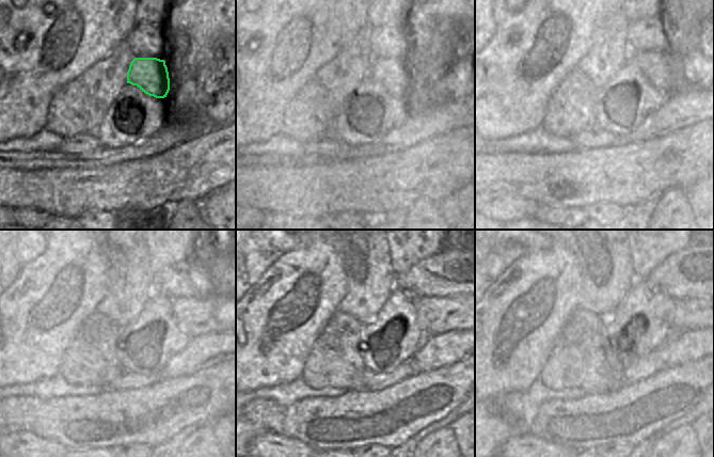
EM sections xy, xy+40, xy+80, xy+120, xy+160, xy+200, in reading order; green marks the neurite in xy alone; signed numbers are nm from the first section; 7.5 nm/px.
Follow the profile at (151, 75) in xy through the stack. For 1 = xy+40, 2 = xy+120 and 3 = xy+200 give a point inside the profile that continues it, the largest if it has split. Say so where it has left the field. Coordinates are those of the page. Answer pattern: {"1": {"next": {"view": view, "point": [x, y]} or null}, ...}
{"1": {"next": {"view": "xy+40", "point": [390, 72]}}, "2": {"next": {"view": "xy+120", "point": [193, 316]}}, "3": {"next": {"view": "xy+200", "point": [689, 314]}}}

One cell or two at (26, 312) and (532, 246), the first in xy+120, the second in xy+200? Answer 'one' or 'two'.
two

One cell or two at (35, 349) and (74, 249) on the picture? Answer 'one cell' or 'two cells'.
one cell

